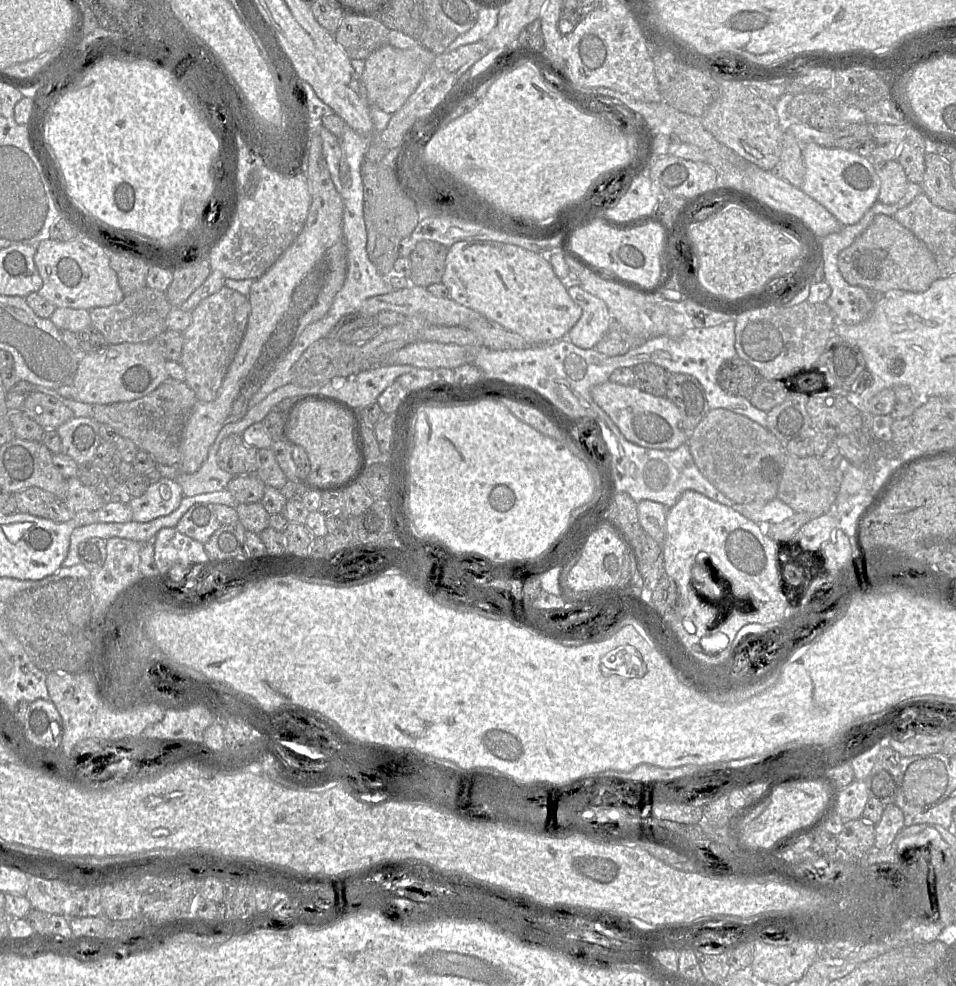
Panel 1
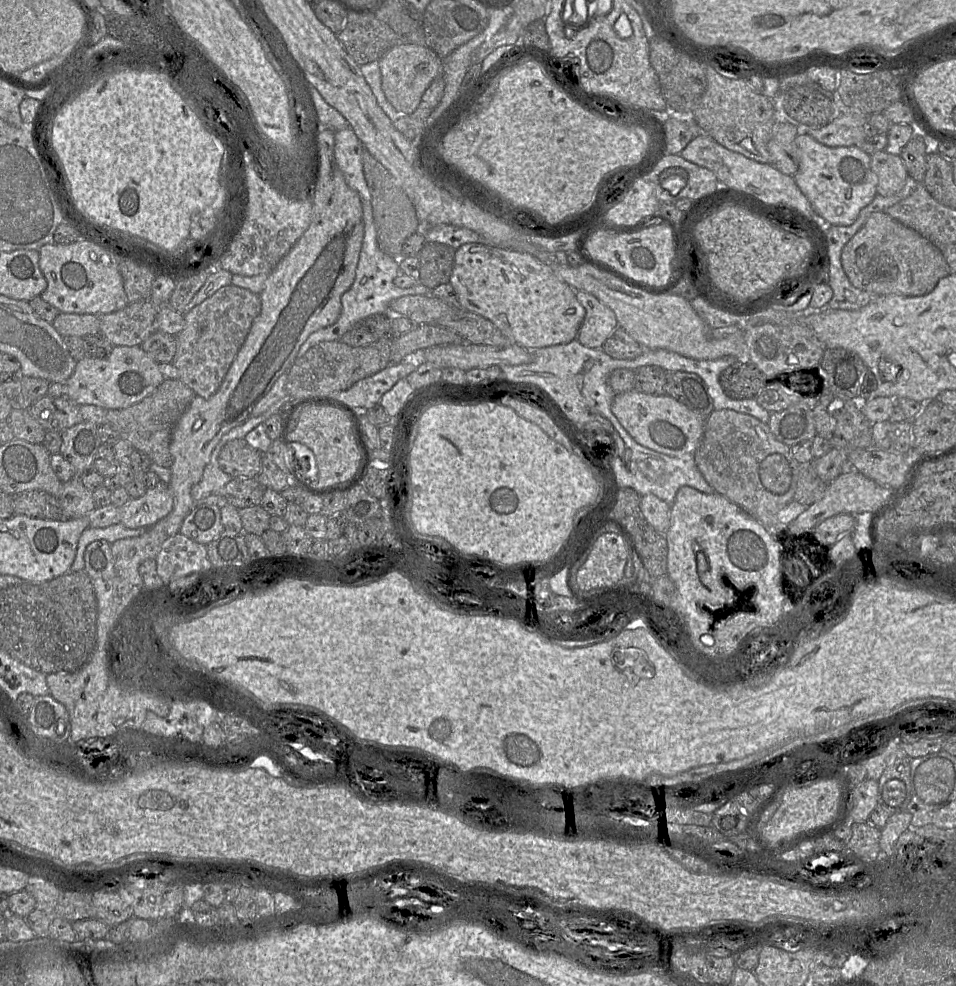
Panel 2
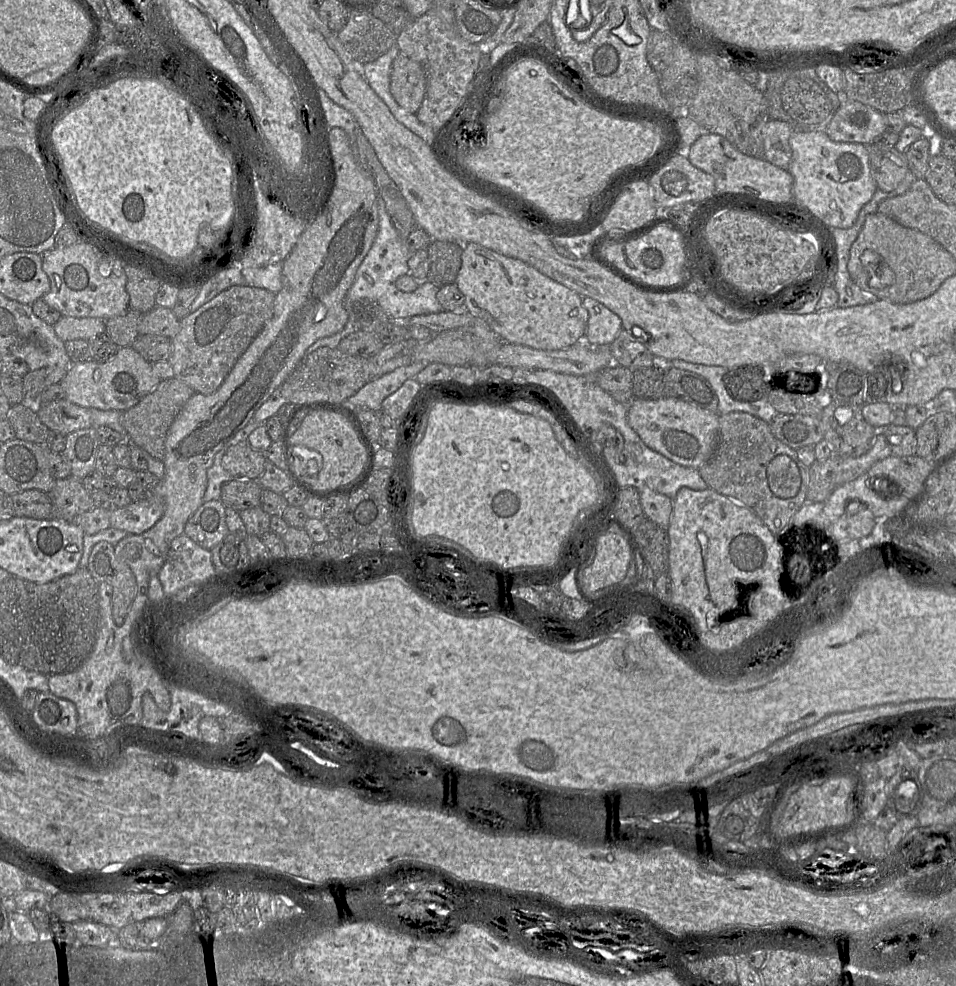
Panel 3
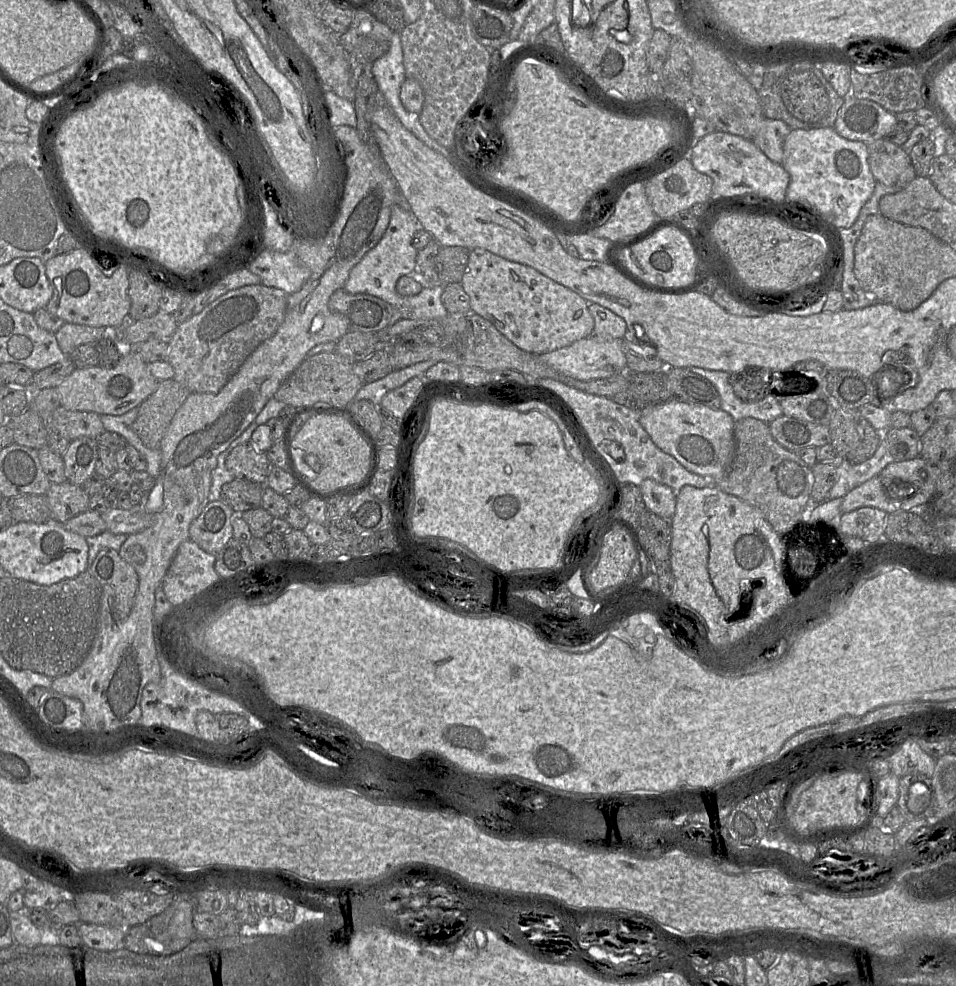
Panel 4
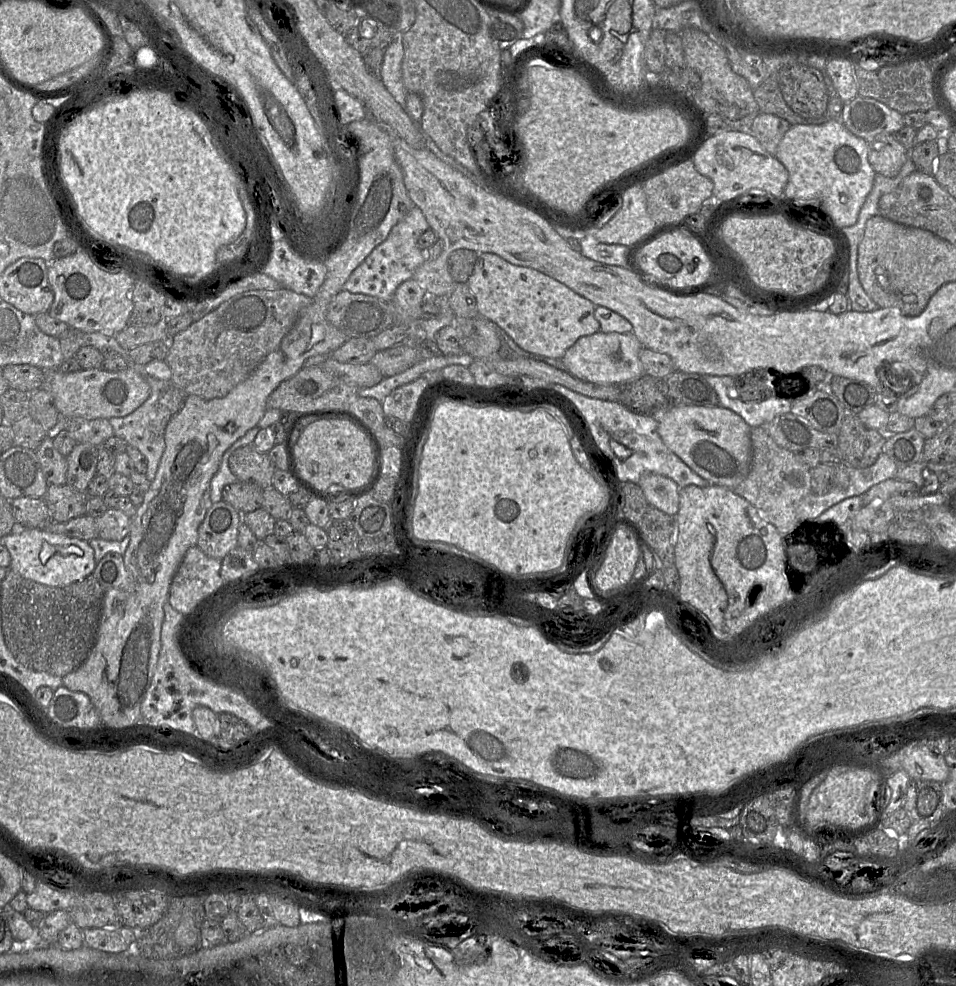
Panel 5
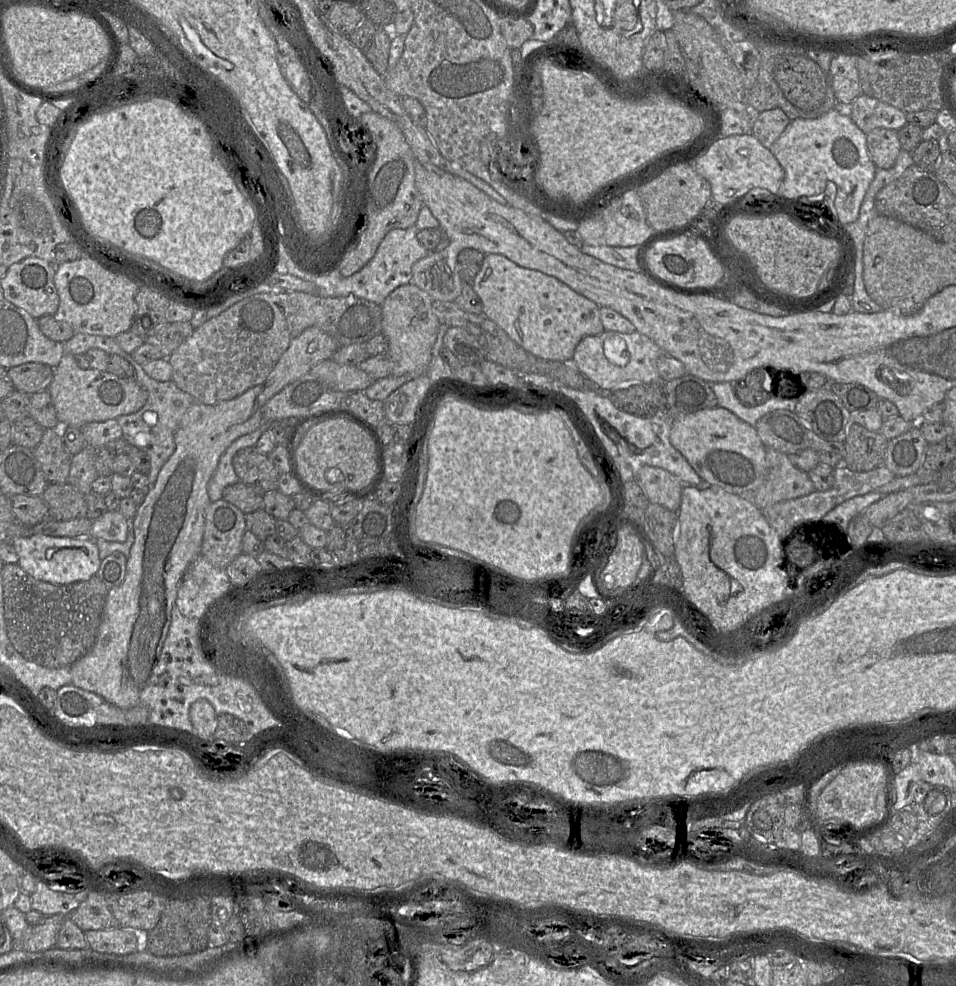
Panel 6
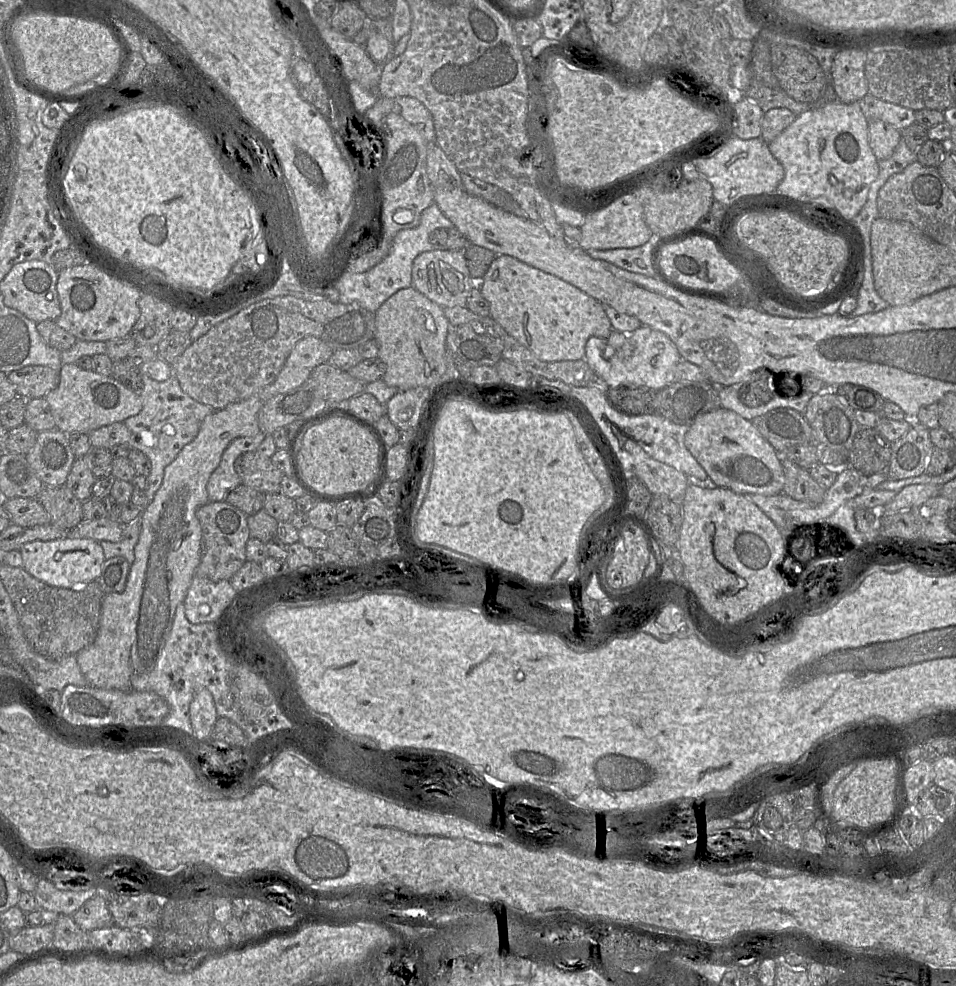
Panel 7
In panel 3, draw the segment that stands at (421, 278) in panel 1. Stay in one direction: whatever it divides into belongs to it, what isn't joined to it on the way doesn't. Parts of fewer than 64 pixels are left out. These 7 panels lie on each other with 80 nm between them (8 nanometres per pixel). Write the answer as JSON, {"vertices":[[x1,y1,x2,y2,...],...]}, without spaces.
{"vertices":[[432,241,427,248,429,272,426,280,438,287,455,283,462,265,462,253,466,244,468,243]]}

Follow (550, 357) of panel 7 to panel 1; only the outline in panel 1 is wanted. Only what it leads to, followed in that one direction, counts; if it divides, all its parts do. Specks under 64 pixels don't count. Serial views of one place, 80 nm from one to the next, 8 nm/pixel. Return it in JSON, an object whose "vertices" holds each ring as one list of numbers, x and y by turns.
{"vertices":[[492,240,454,243,447,253,441,282,449,289,452,300,518,333,530,343,530,346,549,344,566,338,582,315,581,307,572,300,566,286,557,277,545,257,509,243]]}

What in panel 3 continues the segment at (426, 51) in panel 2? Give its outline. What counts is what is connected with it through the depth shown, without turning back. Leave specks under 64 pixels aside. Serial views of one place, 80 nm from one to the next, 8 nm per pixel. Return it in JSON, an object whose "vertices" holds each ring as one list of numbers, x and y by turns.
{"vertices":[[399,51,390,75,390,92,396,102,411,113,416,113,426,92,423,66]]}

